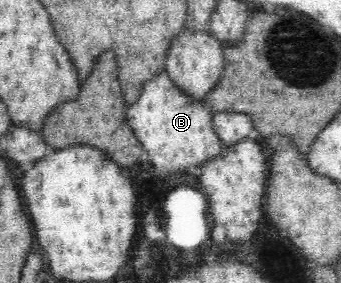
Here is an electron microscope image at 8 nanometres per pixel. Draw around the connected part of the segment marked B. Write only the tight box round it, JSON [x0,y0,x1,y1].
[126,70,223,182]

